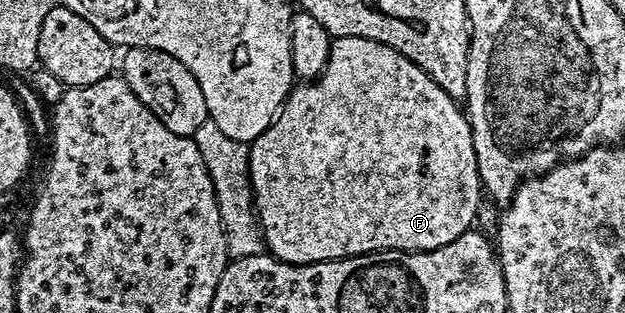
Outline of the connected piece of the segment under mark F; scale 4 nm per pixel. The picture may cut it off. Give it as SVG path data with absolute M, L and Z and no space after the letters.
M339 37L331 42L331 53L329 54L329 63L324 71L312 81L301 81L294 86L285 99L281 110L277 112L277 118L274 119L270 127L264 131L258 139L254 139L248 144L249 149L249 185L253 188L253 210L257 216L258 224L261 228L261 238L268 254L274 259L281 259L284 263L326 263L329 259L346 259L349 255L366 255L368 251L434 251L451 241L455 241L465 231L474 226L477 210L483 202L483 188L481 185L481 174L477 172L477 158L473 148L473 130L469 127L469 120L466 112L459 108L458 100L452 99L447 92L439 86L423 69L419 69L407 57L403 57L395 49L383 45L379 41L371 41L363 37Z

